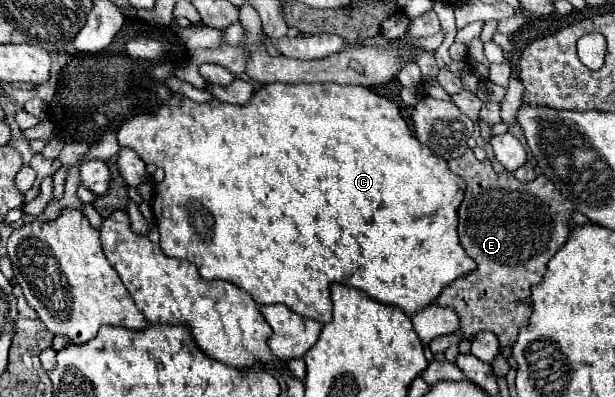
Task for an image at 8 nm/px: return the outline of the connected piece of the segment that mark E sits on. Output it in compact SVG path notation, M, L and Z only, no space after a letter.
M467 149L457 159L449 159L449 169L455 175L459 175L467 185L465 197L457 211L457 219L459 219L457 233L459 233L461 247L471 259L475 259L477 269L455 279L451 285L447 285L435 299L435 305L449 307L457 313L459 329L463 337L471 339L479 331L491 331L497 335L499 347L513 345L517 339L519 327L527 323L529 313L531 313L531 309L525 307L521 299L529 297L529 287L539 283L545 273L545 263L565 243L569 235L571 211L575 207L573 203L563 199L563 195L553 187L553 183L545 175L537 175L537 179L531 183L519 183L517 179L513 179L509 171L495 173L489 159L477 161L473 155L473 149Z

